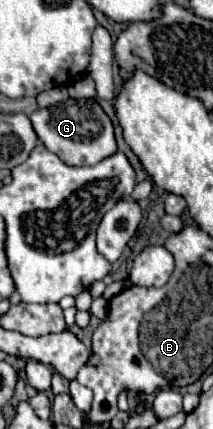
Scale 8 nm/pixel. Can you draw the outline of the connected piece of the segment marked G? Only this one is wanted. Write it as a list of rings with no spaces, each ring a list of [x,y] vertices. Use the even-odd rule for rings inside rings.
[[[69,99],[53,107],[37,109],[29,119],[43,145],[51,153],[57,153],[57,157],[61,157],[61,161],[65,161],[67,165],[73,167],[95,165],[117,151],[111,119],[105,115],[105,111],[97,105],[95,99],[81,99],[81,101]]]

